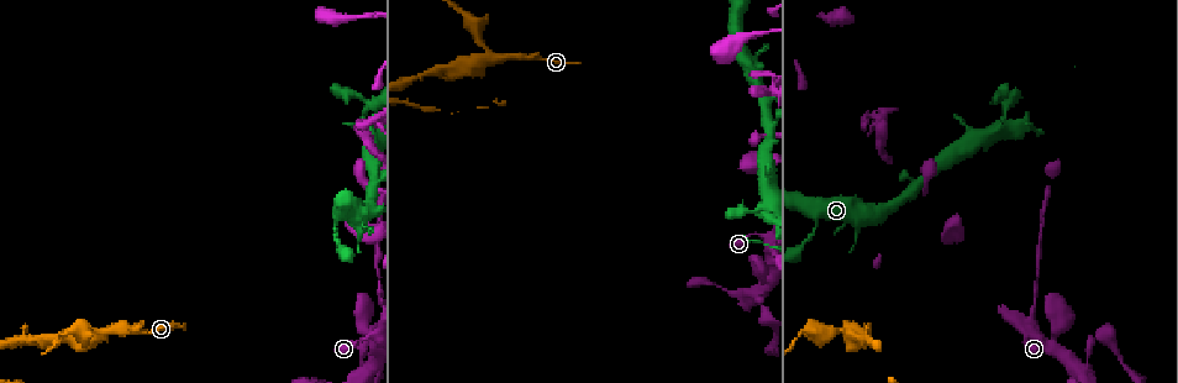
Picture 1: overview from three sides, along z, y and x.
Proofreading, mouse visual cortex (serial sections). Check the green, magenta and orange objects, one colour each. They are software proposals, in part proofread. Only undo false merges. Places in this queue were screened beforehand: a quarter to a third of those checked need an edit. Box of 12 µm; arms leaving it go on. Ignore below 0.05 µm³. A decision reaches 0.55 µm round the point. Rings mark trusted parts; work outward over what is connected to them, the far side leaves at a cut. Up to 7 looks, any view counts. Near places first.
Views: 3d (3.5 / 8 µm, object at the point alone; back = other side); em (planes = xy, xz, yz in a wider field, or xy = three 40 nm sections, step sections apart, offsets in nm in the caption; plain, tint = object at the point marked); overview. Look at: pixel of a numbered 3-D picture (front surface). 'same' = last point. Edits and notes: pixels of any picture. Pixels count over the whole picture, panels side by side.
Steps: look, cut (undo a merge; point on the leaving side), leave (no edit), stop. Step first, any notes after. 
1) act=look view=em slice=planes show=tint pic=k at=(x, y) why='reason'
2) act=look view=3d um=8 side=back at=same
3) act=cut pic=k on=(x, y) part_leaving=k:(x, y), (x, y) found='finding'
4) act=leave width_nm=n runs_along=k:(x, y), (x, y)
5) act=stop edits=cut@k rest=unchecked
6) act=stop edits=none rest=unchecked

act=look view=3d um=8 pic=1 at=(359, 357)

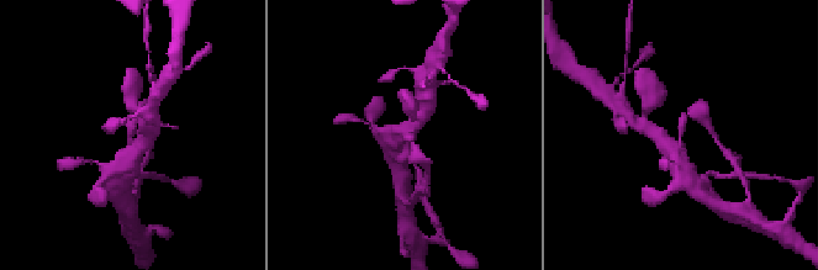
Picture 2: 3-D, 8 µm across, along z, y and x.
act=look view=em slice=xy step=3 show=tint pic=2 at=(403, 134) arms=3 arm_widths_nm=200,450,450 why='now the EM'

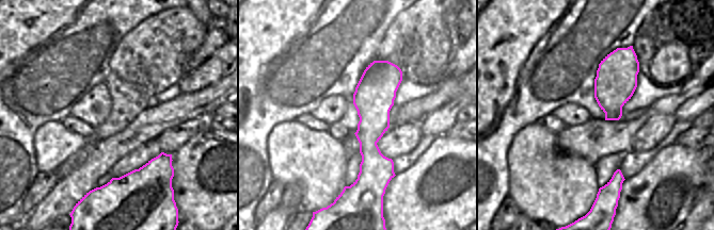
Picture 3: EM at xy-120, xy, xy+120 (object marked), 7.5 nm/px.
act=leave runs_along=2:(660, 139), (677, 148), (684, 116), (698, 114) found='all the same cell'

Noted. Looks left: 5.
act=look view=3d um=3.5 side=back pic=1 at=(759, 212) why='narrows sharply'

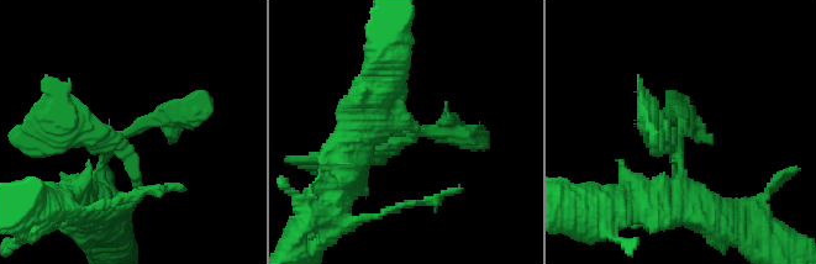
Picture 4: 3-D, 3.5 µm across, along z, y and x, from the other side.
act=look view=em slice=xy step=1 show=tint pic=4 at=(684, 132)

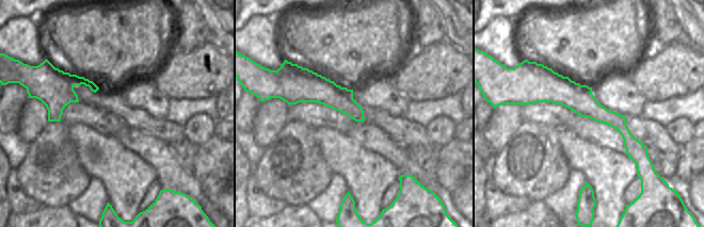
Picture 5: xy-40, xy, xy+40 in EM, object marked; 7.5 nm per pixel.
act=leave runs_along=5:(524, 101), (577, 97), (646, 159) found='continuous, no second cell'

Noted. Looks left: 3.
act=look view=3d um=8 side=back pic=1 at=(96, 330) why='arms part here'

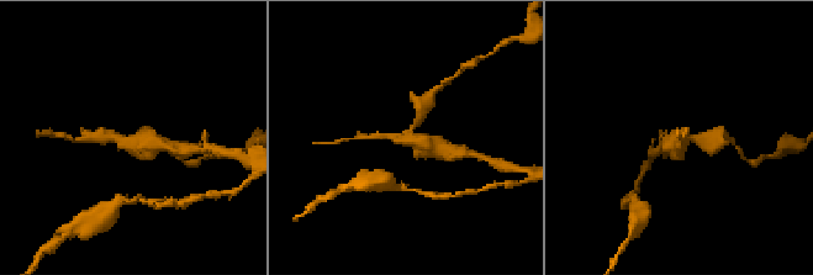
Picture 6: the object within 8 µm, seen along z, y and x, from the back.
act=look view=em slice=xy step=5 show=tint pic=6 at=(407, 136) arms=3 arm_widths_nm=250,300,500 why='need the tissue'

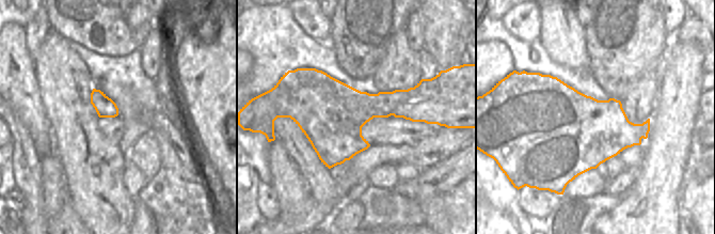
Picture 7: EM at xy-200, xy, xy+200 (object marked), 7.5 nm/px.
act=cut pic=6 on=(417, 147) width_nm=500 found='a second cell is stuck on'

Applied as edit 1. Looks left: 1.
act=stop edits=cut@6 rest=unchecked

